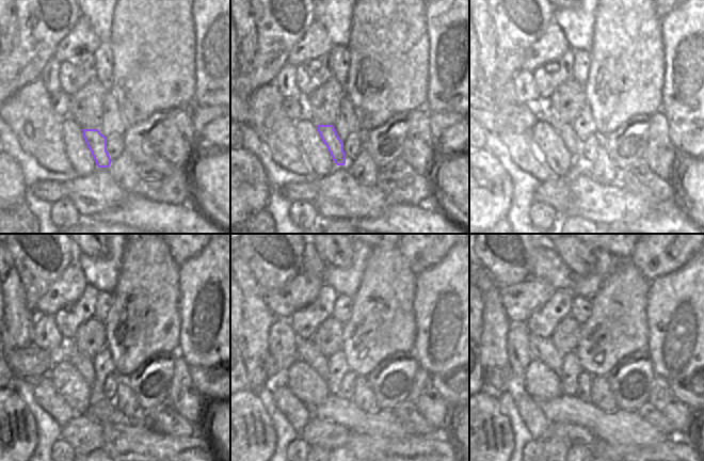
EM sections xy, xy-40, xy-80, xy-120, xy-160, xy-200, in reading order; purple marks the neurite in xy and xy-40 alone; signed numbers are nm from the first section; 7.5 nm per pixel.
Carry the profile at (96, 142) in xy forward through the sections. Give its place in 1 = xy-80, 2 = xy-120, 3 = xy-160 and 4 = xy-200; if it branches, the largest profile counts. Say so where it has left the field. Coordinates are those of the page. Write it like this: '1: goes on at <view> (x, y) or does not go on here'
1: goes on at xy-80 (568, 134)
2: goes on at xy-120 (82, 363)
3: goes on at xy-160 (306, 350)
4: goes on at xy-200 (542, 349)

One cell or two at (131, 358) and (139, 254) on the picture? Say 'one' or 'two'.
one

